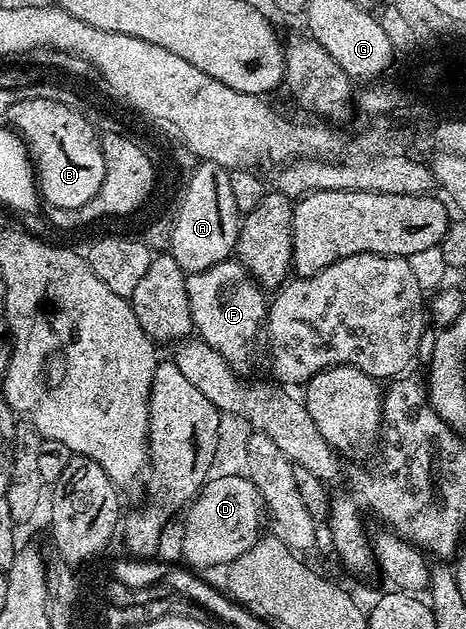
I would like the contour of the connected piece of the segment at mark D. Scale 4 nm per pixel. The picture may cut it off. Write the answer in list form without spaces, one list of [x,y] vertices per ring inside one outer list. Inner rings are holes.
[[[242,473],[231,477],[208,478],[198,495],[191,500],[186,508],[187,520],[183,523],[183,559],[182,562],[188,568],[200,569],[199,567],[219,567],[233,562],[241,553],[248,551],[261,537],[263,527],[263,515],[265,506],[261,493],[256,485],[249,481]]]

